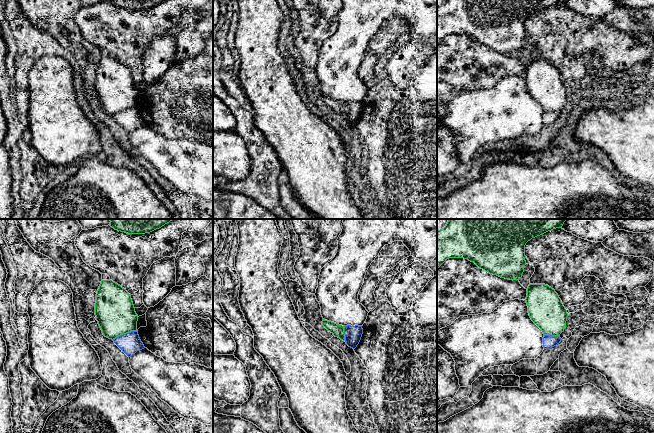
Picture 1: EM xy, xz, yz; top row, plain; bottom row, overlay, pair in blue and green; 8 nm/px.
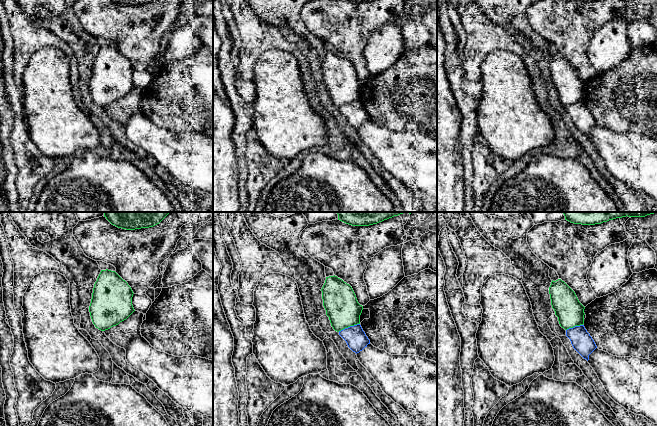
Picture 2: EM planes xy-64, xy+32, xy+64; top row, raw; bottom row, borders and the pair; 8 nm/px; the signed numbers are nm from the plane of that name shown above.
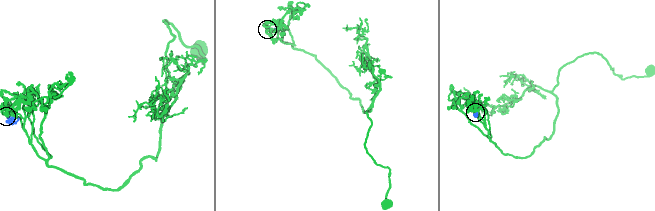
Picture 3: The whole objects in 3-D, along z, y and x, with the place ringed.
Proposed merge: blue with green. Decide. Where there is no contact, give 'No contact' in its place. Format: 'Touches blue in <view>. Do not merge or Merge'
Touches blue in xy. Do not merge

